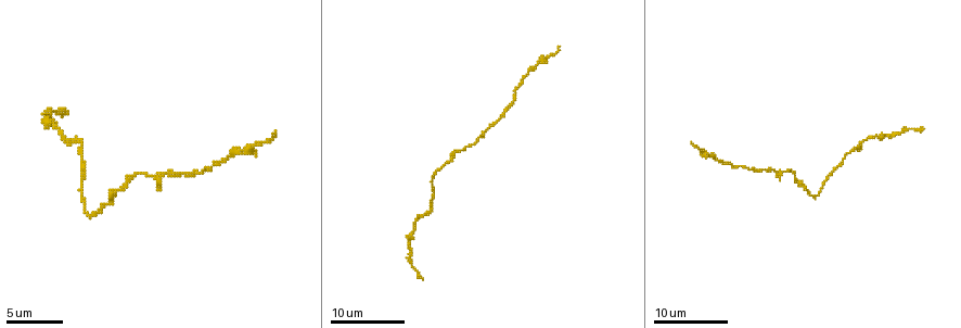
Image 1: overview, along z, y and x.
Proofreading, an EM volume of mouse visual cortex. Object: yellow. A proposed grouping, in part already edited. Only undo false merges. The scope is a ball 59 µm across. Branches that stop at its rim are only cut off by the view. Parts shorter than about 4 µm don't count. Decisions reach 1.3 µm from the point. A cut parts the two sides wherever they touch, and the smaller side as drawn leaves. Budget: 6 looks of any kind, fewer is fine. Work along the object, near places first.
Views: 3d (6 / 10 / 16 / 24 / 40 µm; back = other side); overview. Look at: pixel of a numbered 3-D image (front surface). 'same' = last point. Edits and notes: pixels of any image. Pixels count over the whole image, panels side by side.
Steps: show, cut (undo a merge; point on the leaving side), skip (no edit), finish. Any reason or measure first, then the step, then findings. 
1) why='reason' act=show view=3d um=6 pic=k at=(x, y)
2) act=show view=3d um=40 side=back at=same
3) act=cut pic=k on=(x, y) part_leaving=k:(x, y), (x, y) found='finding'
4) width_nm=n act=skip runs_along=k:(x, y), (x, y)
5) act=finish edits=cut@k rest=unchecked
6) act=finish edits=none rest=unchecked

act=show view=3d um=16 pic=1 at=(89, 215)

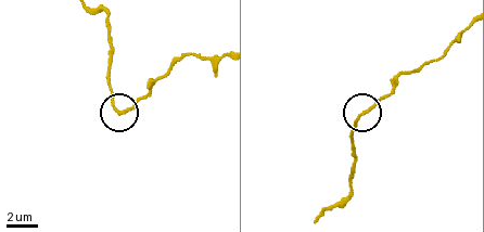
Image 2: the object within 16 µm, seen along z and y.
act=skip found='one neuron here'

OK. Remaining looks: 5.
why='sudden change in width' act=show view=3d um=10 pic=1 at=(81, 147)

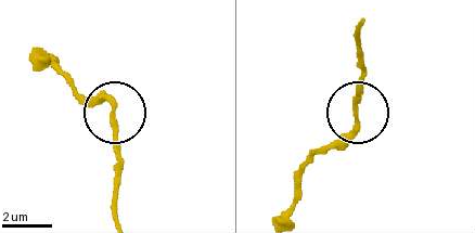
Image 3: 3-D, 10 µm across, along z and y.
act=show view=3d um=10 side=back pic=3 at=(356, 109)

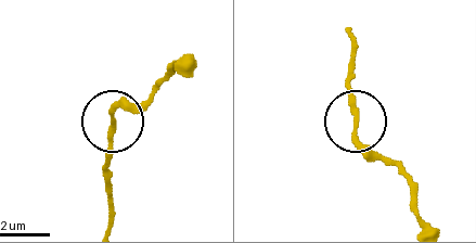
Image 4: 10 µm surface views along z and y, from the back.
width_nm=190 act=skip found='one neuron here'

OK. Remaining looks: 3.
why='calibre changes' act=show view=3d um=10 pic=1 at=(734, 167)

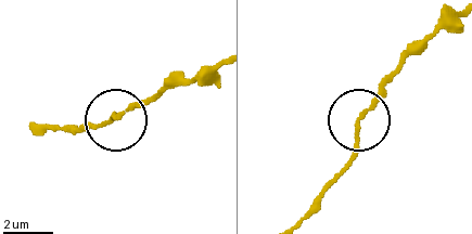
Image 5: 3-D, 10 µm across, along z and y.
act=skip runs_along=5:(296, 222), (351, 154), (360, 117), (394, 76) found='one neuron here'

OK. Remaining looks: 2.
act=finish edits=none rest=unchecked

